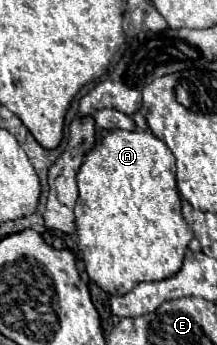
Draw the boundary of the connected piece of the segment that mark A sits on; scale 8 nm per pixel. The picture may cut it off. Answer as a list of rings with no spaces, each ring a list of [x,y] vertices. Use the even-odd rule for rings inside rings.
[[[147,131],[107,133],[87,155],[77,173],[79,199],[75,205],[78,251],[89,279],[109,295],[129,293],[137,283],[173,277],[181,265],[193,233],[181,215],[181,197],[175,185],[175,157],[169,147]]]

